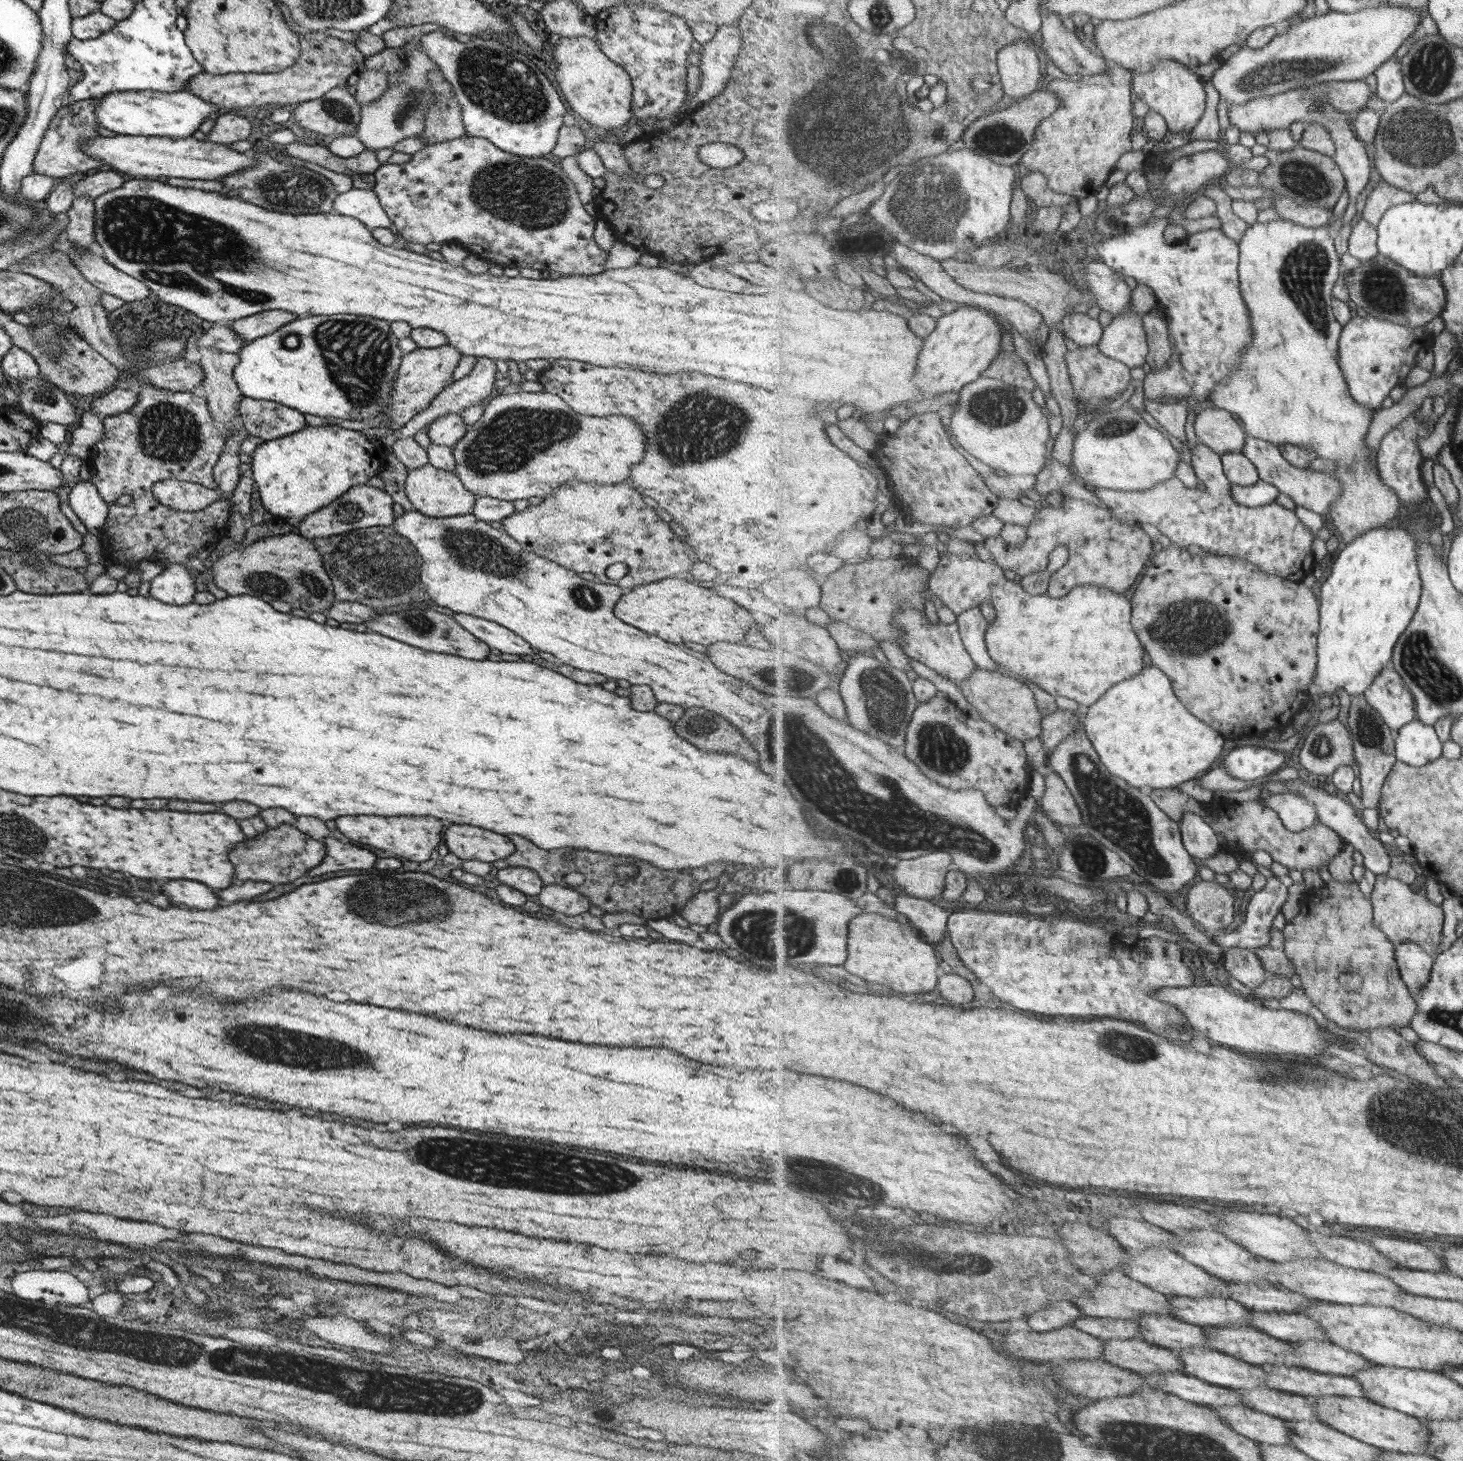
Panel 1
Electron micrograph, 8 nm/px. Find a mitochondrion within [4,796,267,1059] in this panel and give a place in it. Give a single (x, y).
(50, 904)

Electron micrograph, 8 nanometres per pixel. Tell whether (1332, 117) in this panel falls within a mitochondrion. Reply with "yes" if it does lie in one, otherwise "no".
yes

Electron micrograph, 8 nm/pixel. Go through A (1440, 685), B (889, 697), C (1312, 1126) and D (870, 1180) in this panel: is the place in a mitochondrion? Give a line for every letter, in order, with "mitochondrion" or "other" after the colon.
A: mitochondrion
B: mitochondrion
C: other
D: mitochondrion

